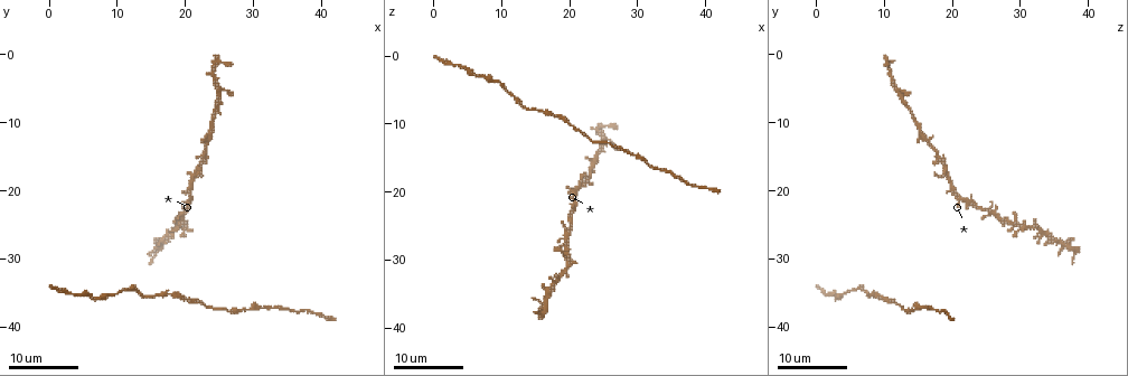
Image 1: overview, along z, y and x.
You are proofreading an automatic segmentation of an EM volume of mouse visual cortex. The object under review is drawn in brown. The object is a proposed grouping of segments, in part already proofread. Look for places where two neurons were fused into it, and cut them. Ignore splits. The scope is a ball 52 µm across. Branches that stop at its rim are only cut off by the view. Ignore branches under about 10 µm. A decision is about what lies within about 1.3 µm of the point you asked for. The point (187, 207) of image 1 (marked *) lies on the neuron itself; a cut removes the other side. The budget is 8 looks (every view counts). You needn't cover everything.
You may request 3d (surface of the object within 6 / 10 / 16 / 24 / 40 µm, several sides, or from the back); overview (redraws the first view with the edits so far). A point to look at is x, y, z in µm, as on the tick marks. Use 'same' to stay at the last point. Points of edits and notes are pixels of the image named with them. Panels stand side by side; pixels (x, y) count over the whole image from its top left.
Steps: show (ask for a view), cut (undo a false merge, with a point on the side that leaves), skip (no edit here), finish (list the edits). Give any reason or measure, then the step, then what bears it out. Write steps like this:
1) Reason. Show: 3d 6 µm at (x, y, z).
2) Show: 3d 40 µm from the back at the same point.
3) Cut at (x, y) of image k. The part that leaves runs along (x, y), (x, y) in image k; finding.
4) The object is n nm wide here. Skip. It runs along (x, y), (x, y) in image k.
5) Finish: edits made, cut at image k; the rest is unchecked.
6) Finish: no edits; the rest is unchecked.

Show: 3d 24 µm at (21.5, 36.0, 11.0).

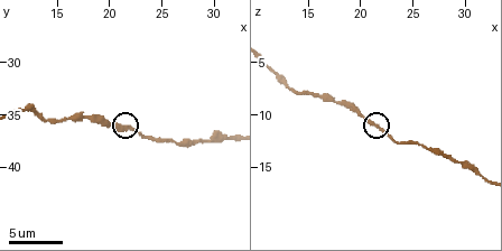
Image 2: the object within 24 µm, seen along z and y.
Closer look. Show: 3d 10 µm at (22.0, 36.2, 11.2).

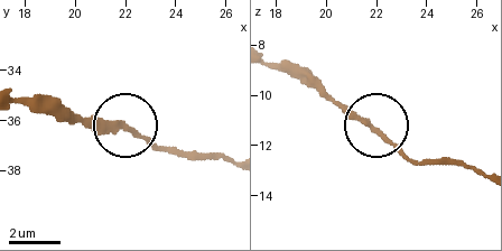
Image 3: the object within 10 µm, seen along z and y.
The object is 220 nm wide here. Skip. One neuron here.

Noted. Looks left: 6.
Show: 3d 16 µm at (22.5, 15.5, 18.0).

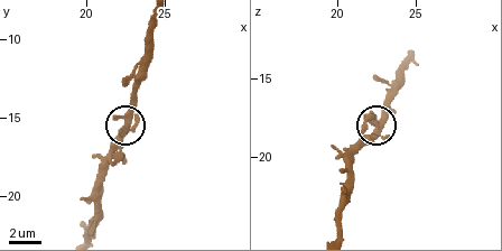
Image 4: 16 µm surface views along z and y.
Zoom in. Show: 3d 10 µm at (22.6, 15.0, 18.0).

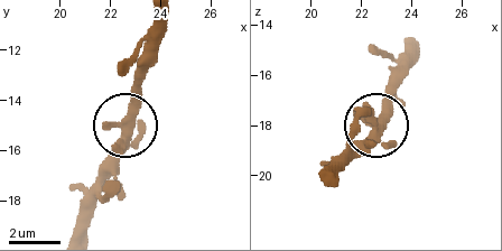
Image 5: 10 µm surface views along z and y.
Skip. One neuron here.

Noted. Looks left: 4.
Two arms in line, one across. Show: 3d 16 µm at (21.0, 21.5, 21.0).

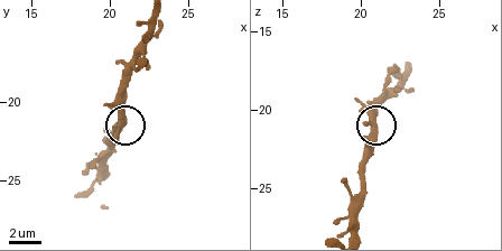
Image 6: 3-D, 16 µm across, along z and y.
Show: 3d 10 µm at (21.0, 21.2, 21.4).

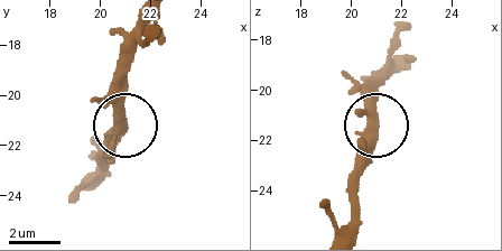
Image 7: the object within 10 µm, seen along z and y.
The object is 350 nm wide here. Skip. Continuous, no second neuron.

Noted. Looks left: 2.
Thin neck. Show: 3d 6 µm at (17.8, 35.2, 8.6).

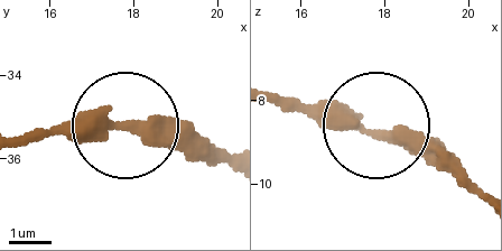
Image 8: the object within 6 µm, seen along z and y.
Skip. Continuous, no second neuron.

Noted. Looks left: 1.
Finish: no edits; the rest is unchecked.

